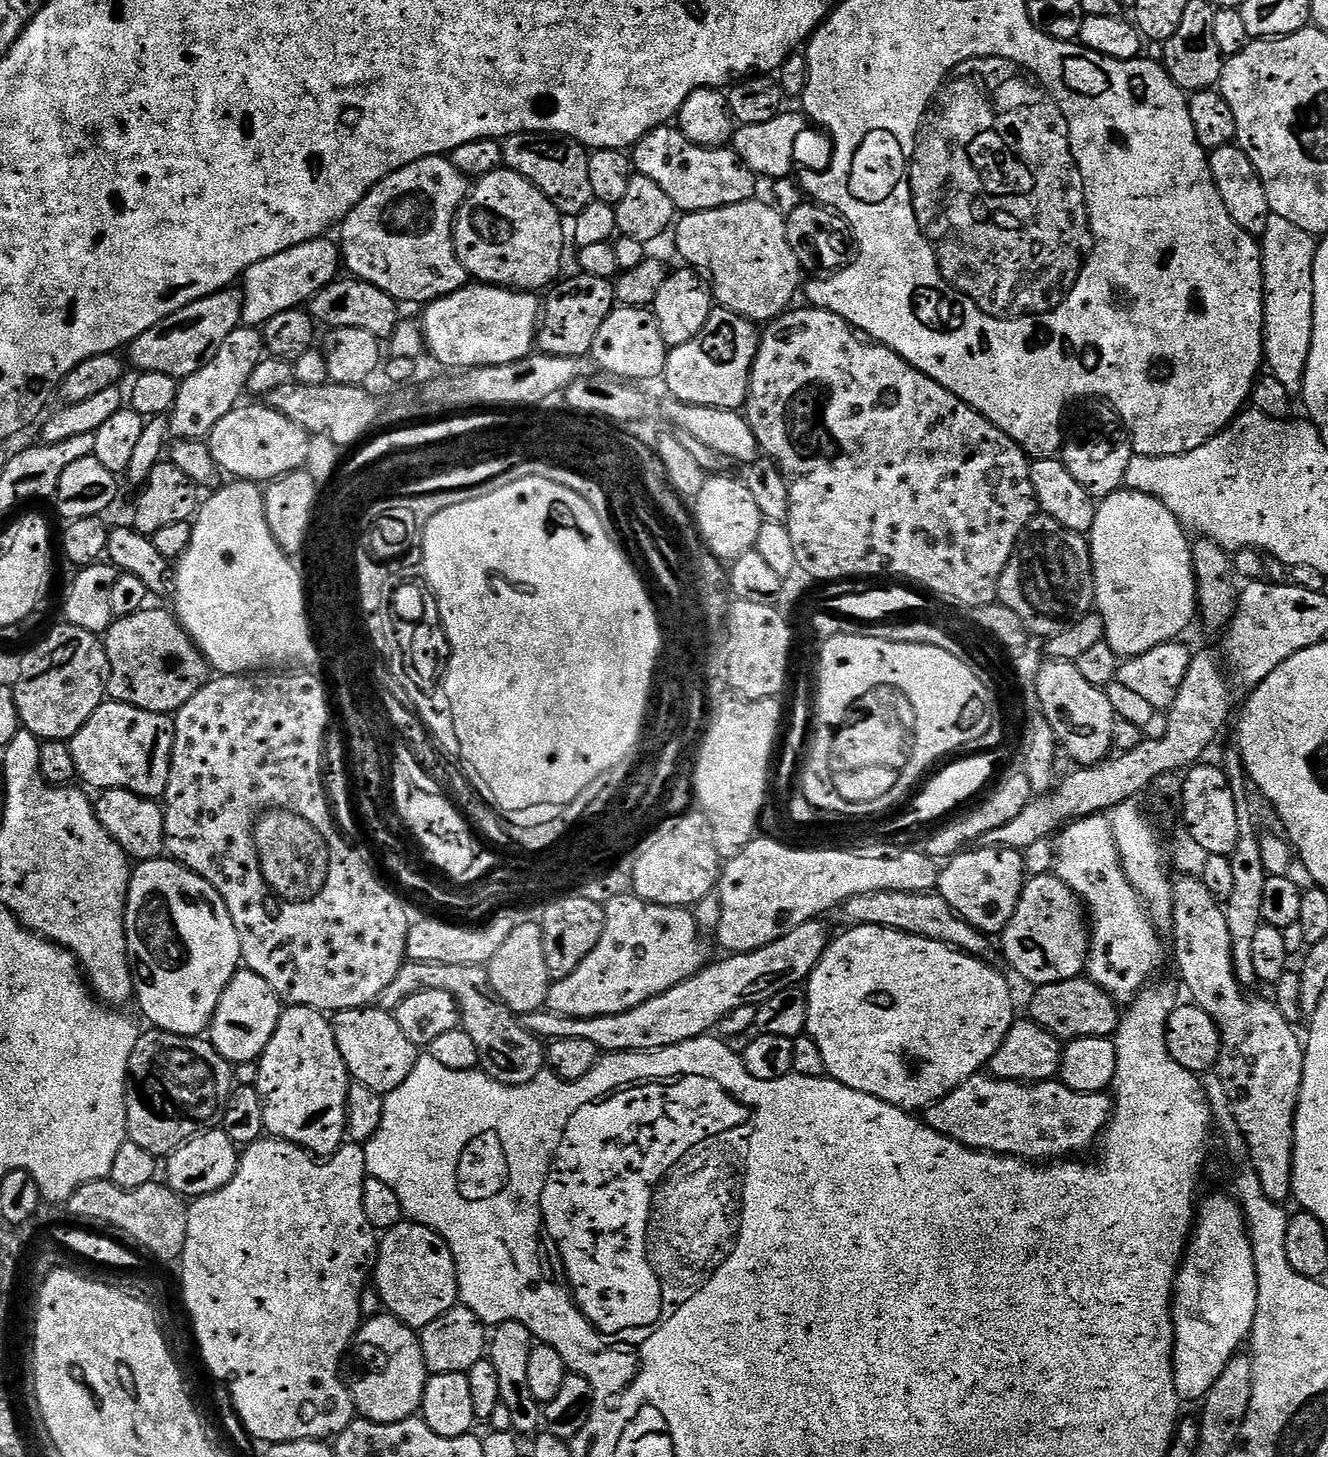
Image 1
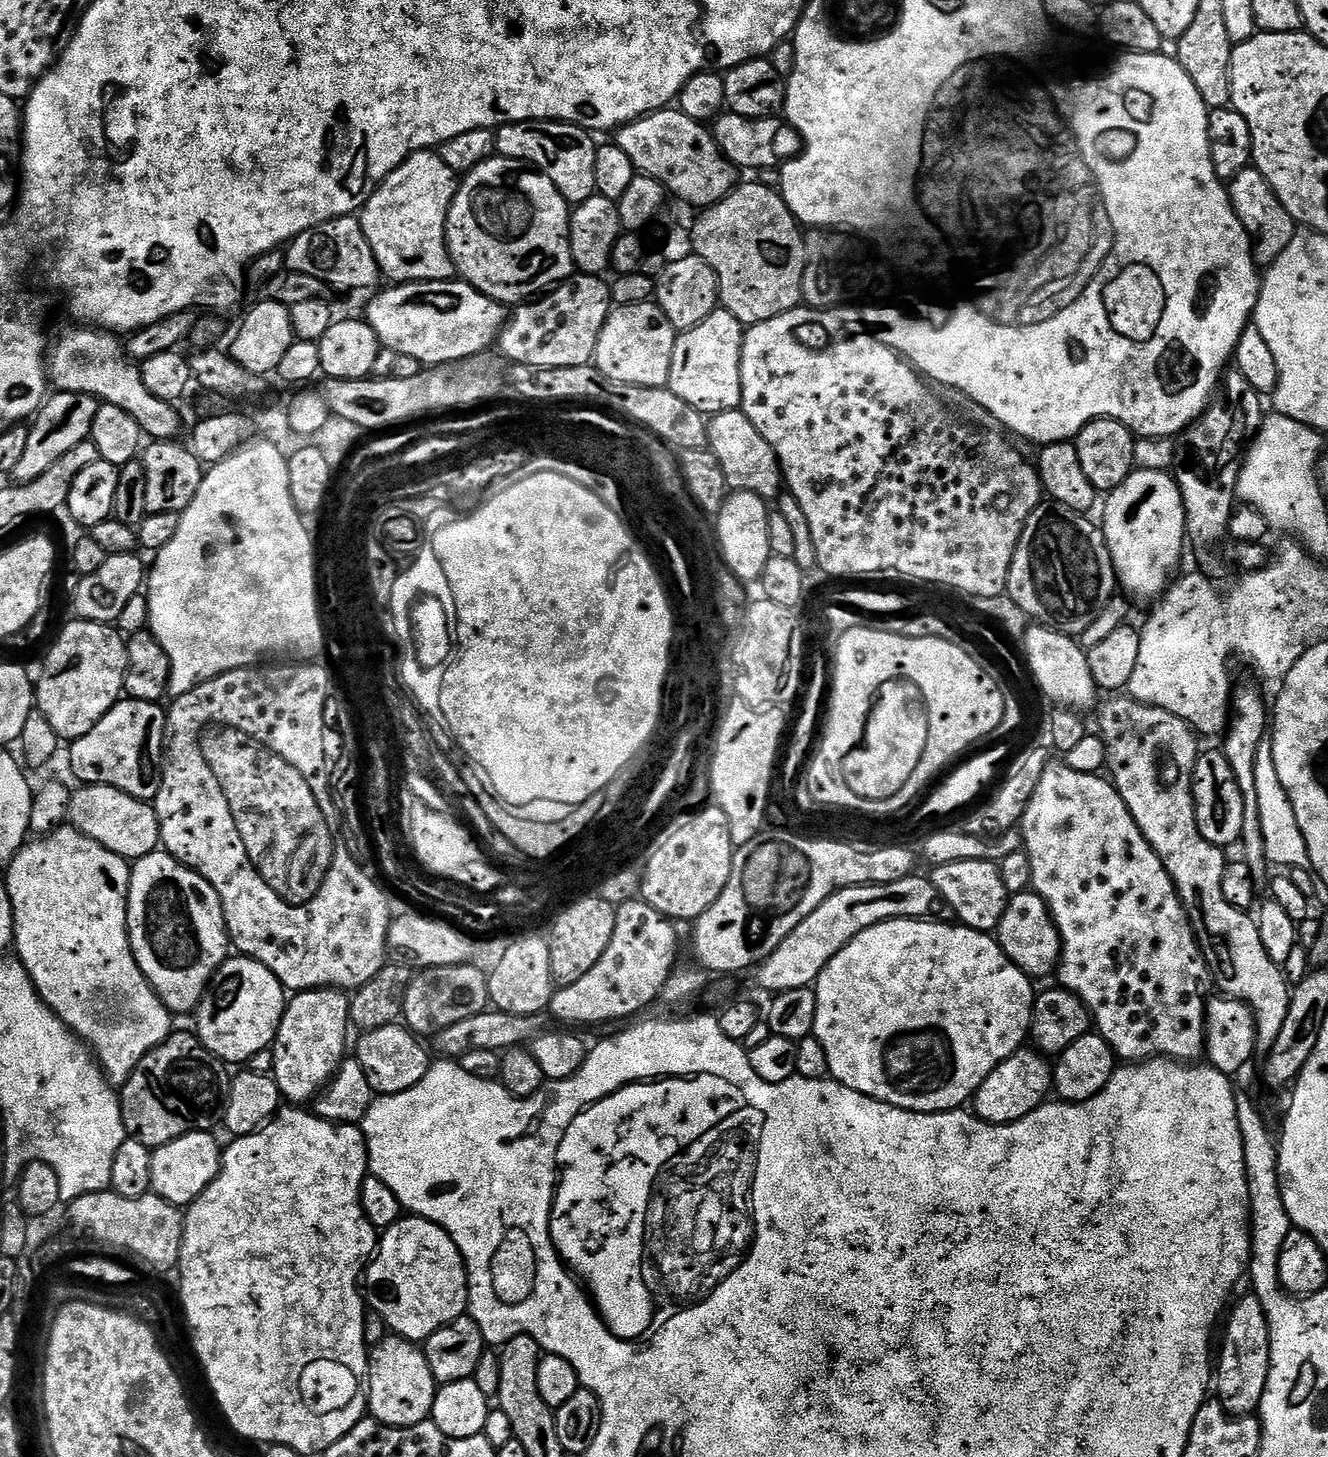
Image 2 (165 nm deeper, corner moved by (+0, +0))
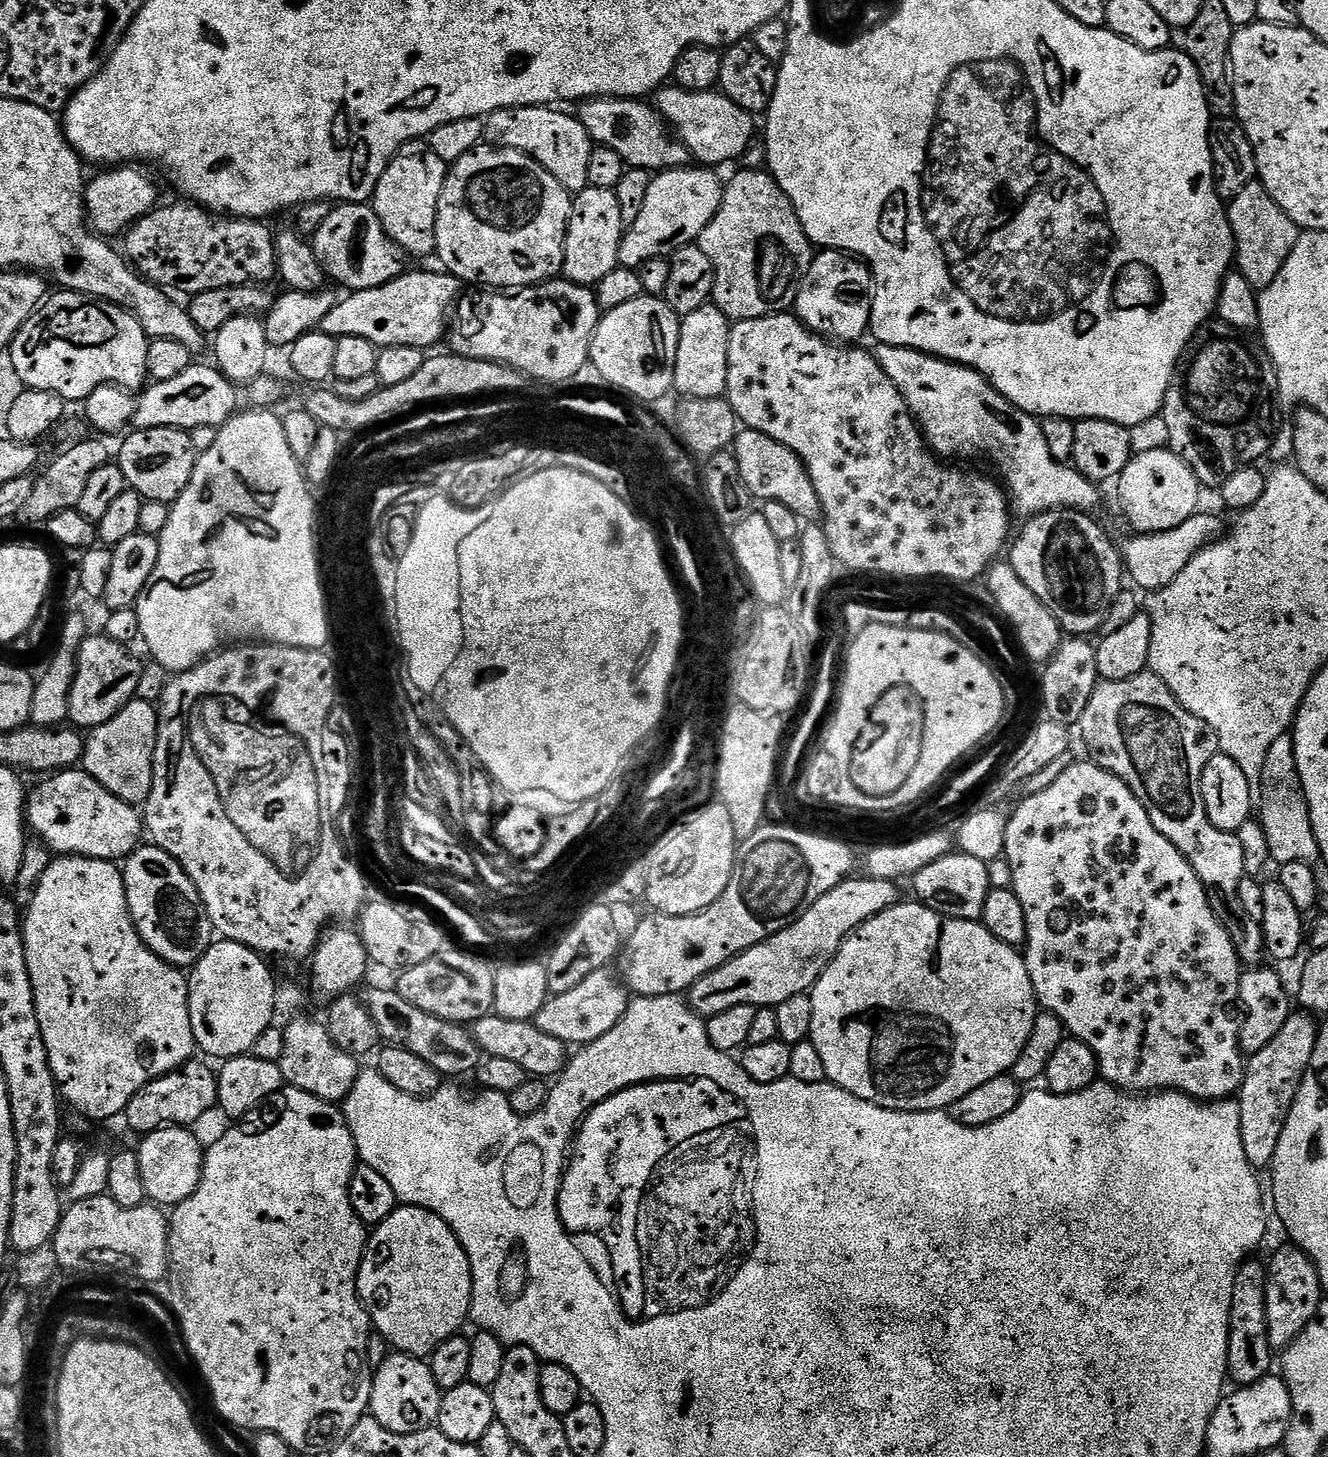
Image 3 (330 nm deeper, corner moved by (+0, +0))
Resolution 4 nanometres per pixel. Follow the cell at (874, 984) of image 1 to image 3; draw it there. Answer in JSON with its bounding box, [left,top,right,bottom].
[810,902,1038,1112]

